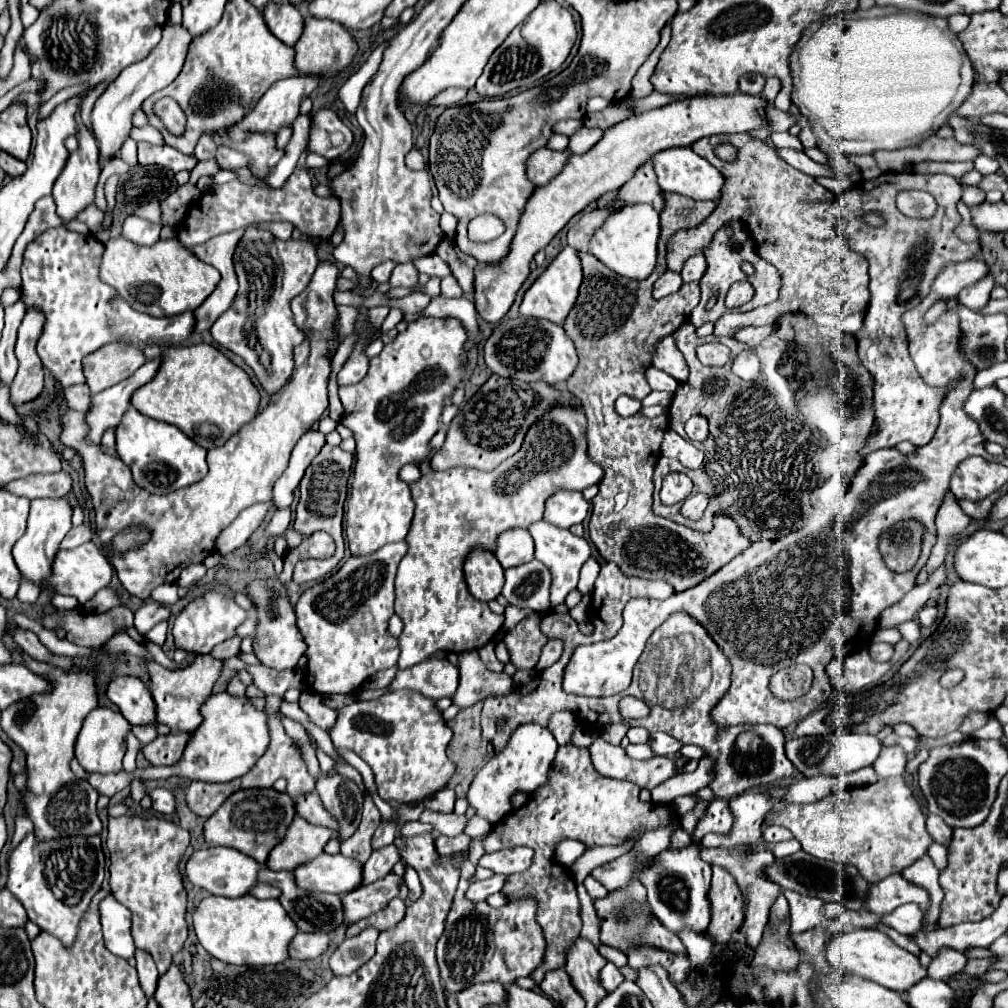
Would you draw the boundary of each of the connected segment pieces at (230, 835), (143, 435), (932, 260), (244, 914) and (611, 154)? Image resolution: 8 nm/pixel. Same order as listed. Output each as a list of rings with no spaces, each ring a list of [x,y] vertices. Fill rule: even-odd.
[[[275,788],[239,790],[239,792],[231,794],[211,818],[207,818],[207,822],[205,822],[205,840],[207,840],[209,846],[229,846],[229,848],[235,848],[235,850],[251,856],[257,862],[265,862],[267,852],[271,852],[285,838],[287,826],[291,826],[295,816],[297,816],[295,814],[295,800],[287,792],[277,792]]]
[[[129,408],[121,424],[117,426],[117,452],[119,458],[131,468],[135,484],[153,494],[167,494],[191,486],[207,474],[205,448],[195,444],[179,428],[159,420],[151,420],[139,414],[135,408]]]
[[[885,172],[873,180],[863,180],[859,186],[847,190],[839,200],[845,202],[847,208],[847,228],[845,228],[845,236],[851,244],[853,250],[857,250],[859,254],[863,254],[869,262],[869,276],[871,276],[871,284],[869,284],[869,292],[871,292],[871,300],[869,300],[869,308],[867,308],[867,316],[863,320],[861,330],[855,334],[857,344],[859,344],[859,358],[861,364],[873,374],[875,378],[875,418],[877,418],[877,432],[871,434],[867,438],[865,448],[861,450],[861,456],[867,456],[879,448],[891,448],[903,440],[909,440],[915,446],[923,446],[925,442],[929,442],[939,426],[939,406],[943,404],[945,398],[945,390],[943,388],[933,388],[927,386],[925,380],[921,378],[921,374],[917,372],[909,350],[907,350],[907,334],[903,332],[905,328],[901,326],[901,316],[903,312],[915,308],[931,290],[931,282],[935,280],[935,276],[947,266],[947,264],[955,264],[955,262],[963,262],[963,260],[973,260],[981,246],[979,242],[963,242],[961,238],[957,238],[955,228],[961,222],[961,214],[957,212],[957,200],[961,198],[963,190],[959,180],[947,176],[947,174],[899,174],[899,172]],[[901,190],[925,190],[929,194],[935,196],[937,200],[937,212],[933,214],[933,218],[907,218],[901,212],[895,210],[895,196]],[[879,210],[881,218],[885,220],[883,226],[867,226],[863,222],[863,216]]]
[[[207,896],[193,912],[193,928],[201,946],[211,956],[237,966],[275,966],[285,962],[289,958],[289,944],[297,934],[295,922],[279,900],[259,900],[255,896]]]
[[[703,94],[693,96],[685,100],[669,102],[667,106],[635,114],[609,130],[605,130],[605,136],[597,142],[595,148],[591,148],[585,154],[575,154],[569,158],[569,162],[563,166],[563,170],[545,186],[539,186],[531,200],[527,202],[527,208],[521,216],[517,234],[511,242],[511,252],[507,258],[499,264],[477,268],[475,270],[475,306],[483,320],[497,324],[511,308],[515,294],[523,286],[523,282],[529,276],[529,262],[531,258],[543,250],[551,238],[577,214],[581,212],[589,202],[595,198],[621,188],[635,170],[649,162],[657,152],[675,148],[675,146],[691,146],[699,138],[715,136],[715,134],[739,134],[739,132],[751,132],[757,128],[769,128],[767,116],[765,116],[767,100],[761,96],[751,94]]]

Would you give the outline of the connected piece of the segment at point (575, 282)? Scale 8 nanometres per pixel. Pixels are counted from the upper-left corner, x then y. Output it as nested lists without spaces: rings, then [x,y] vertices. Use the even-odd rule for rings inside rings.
[[[565,246],[559,256],[547,266],[547,270],[533,282],[533,286],[525,292],[523,302],[521,302],[521,314],[531,316],[531,318],[543,318],[549,322],[555,322],[563,326],[567,314],[571,312],[571,306],[575,304],[575,296],[579,294],[579,286],[583,282],[583,268],[577,250],[571,246]]]

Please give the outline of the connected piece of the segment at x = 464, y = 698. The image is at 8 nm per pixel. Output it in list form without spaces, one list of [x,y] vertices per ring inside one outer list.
[[[475,650],[459,654],[459,688],[453,694],[453,704],[461,710],[485,700],[491,694],[509,694],[513,680],[505,672],[491,672]]]

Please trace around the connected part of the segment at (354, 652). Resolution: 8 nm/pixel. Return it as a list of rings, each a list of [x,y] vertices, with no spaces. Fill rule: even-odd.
[[[407,542],[387,544],[375,554],[365,554],[359,558],[349,558],[335,574],[325,578],[323,582],[313,584],[307,588],[295,606],[297,614],[297,628],[307,642],[305,658],[307,658],[307,682],[319,694],[333,694],[333,692],[357,692],[361,684],[375,672],[397,666],[399,658],[399,644],[387,632],[387,622],[393,616],[393,602],[395,602],[395,574],[401,558],[407,554]]]

